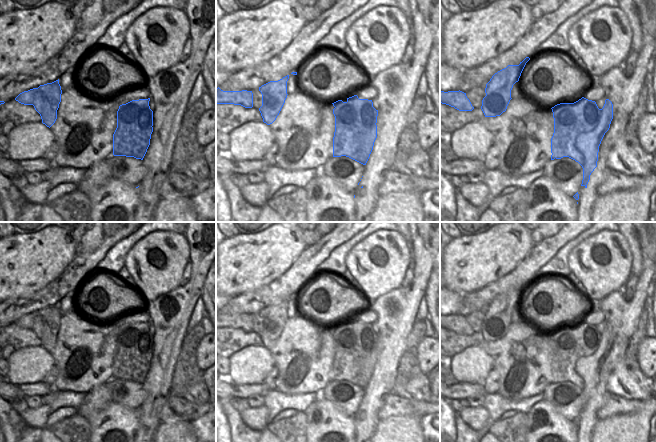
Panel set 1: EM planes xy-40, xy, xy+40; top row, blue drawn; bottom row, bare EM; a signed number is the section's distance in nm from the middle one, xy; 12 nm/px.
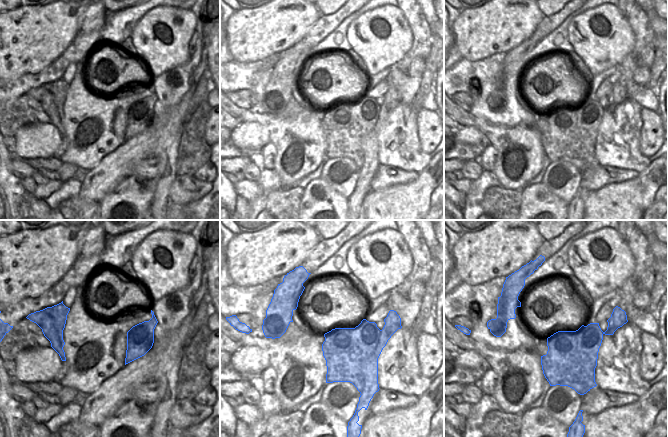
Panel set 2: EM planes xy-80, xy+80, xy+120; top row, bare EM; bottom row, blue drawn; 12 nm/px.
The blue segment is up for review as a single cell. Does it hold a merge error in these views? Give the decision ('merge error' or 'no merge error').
merge error

